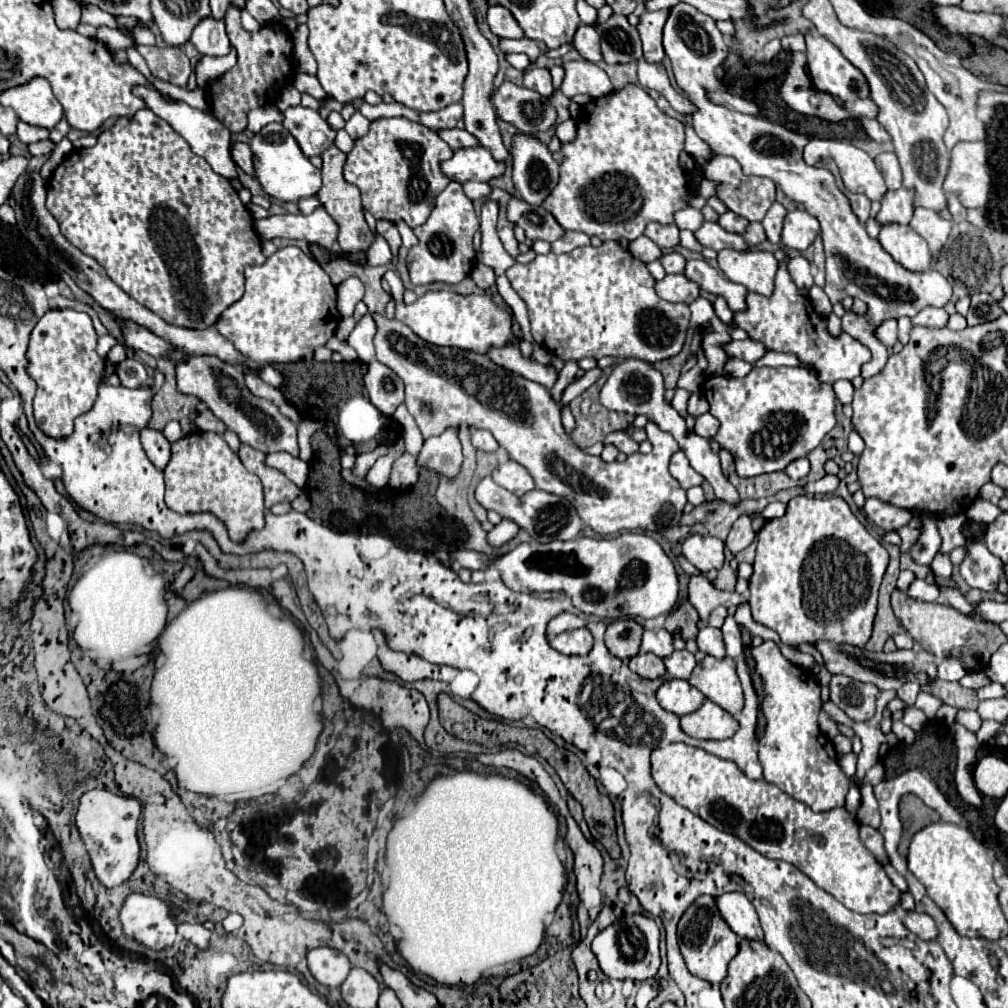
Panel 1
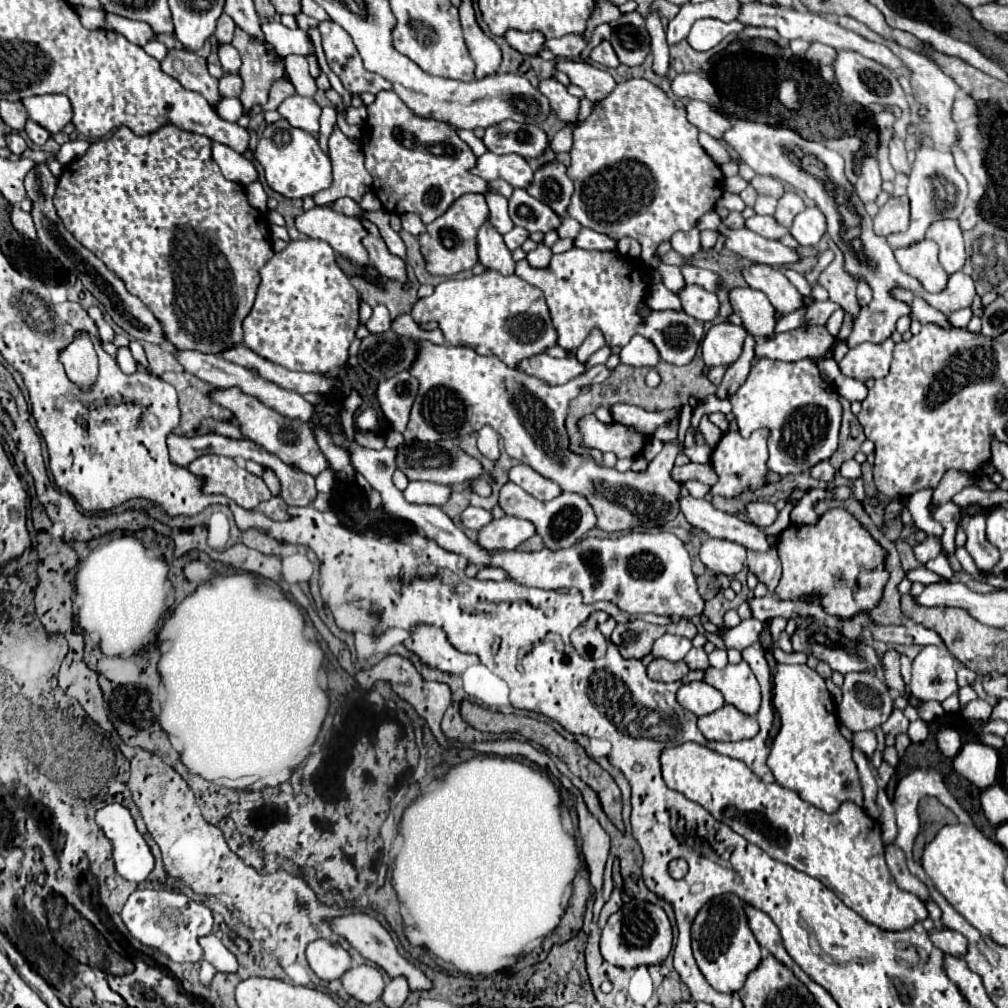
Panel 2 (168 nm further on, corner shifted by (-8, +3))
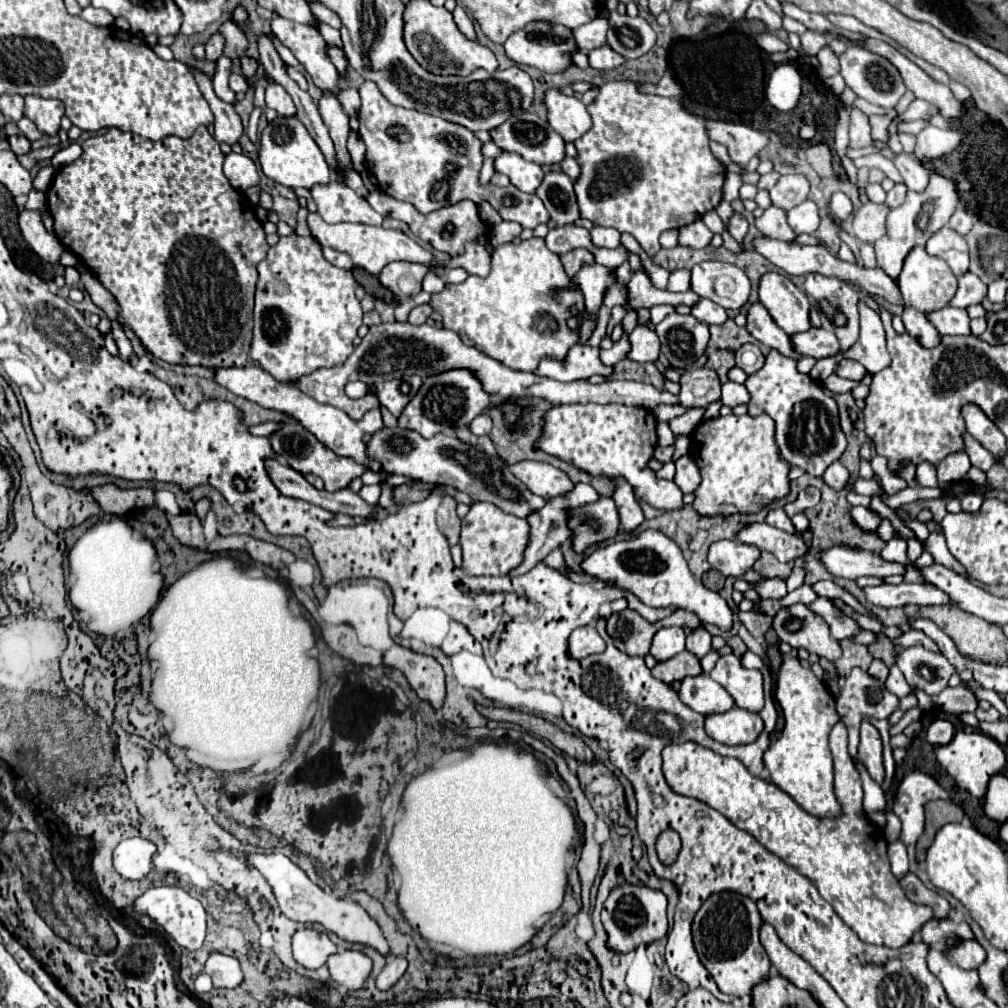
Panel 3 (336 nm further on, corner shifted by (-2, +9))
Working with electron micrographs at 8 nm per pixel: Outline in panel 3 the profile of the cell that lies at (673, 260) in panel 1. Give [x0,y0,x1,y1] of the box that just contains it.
[691,262,749,310]

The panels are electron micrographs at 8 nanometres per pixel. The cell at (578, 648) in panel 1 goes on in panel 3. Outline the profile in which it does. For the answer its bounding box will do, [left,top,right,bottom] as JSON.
[569,626,605,658]

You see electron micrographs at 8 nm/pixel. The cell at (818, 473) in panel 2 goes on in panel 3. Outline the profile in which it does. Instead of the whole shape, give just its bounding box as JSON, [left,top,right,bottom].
[823,462,849,490]

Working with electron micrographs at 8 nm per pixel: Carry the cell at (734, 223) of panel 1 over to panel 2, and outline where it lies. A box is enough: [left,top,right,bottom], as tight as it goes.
[745,216,789,240]

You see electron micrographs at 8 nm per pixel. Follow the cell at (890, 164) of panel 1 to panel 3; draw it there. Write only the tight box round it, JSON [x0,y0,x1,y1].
[885,184,907,208]

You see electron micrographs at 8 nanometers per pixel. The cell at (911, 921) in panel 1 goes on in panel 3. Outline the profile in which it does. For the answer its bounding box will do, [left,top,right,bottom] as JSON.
[947,940,985,968]

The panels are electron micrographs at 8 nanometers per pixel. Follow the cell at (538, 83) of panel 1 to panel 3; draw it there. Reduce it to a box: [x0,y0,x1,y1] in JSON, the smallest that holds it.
[545,88,591,142]

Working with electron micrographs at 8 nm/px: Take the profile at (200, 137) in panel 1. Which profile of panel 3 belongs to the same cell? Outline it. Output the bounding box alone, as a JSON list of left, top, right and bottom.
[223,152,259,190]

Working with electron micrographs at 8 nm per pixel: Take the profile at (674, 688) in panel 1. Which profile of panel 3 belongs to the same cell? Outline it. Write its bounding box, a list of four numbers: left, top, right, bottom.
[679,674,735,716]

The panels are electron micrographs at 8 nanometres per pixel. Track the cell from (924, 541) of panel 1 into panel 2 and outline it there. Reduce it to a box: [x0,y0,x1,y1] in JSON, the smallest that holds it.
[913,536,941,564]

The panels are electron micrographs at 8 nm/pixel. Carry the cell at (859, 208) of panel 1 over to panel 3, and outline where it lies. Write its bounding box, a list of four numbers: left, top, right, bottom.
[849,108,871,150]

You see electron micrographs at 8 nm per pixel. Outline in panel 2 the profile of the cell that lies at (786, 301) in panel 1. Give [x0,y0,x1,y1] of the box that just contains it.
[839,338,893,382]

